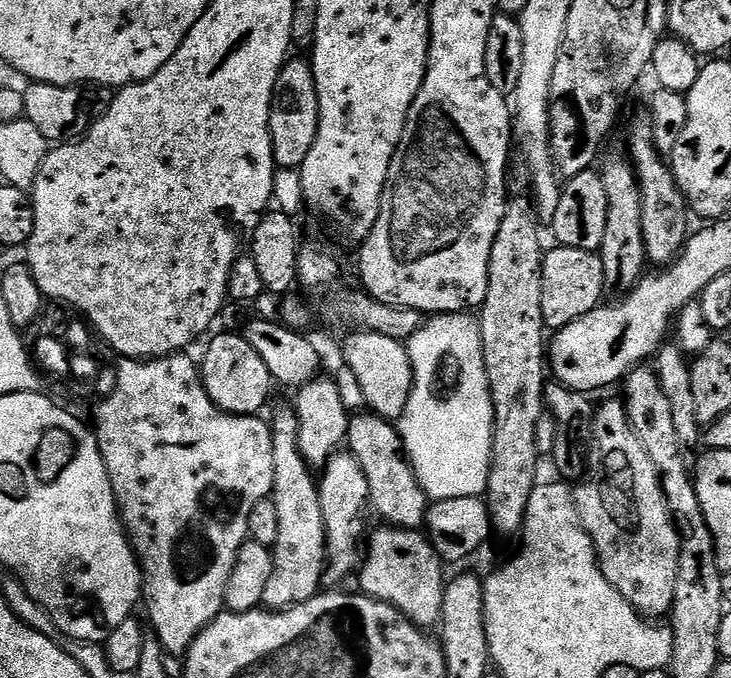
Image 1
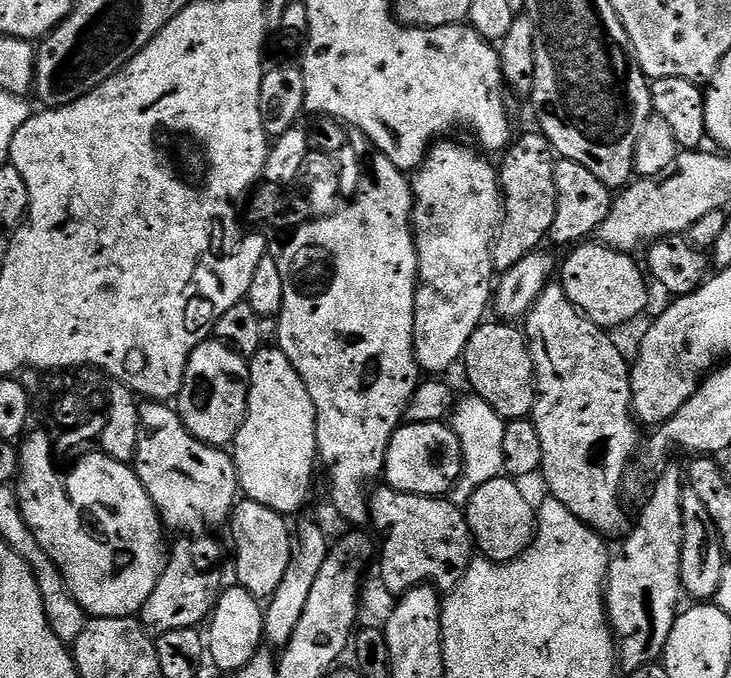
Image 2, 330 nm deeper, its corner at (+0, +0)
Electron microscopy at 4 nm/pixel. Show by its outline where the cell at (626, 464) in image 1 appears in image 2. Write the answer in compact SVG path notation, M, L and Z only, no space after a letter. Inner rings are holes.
M549 282L544 285L540 296L534 302L531 310L526 317L526 335L528 337L528 349L532 355L534 362L534 370L536 371L536 404L532 407L532 415L530 417L533 424L538 430L538 438L542 438L542 477L548 483L551 499L562 502L562 506L566 506L566 510L570 510L570 514L574 514L578 519L587 524L589 528L593 528L595 532L599 532L605 538L611 536L623 537L629 531L630 520L628 524L628 516L624 513L624 504L620 501L620 487L624 484L624 475L628 472L628 463L632 460L632 455L636 452L636 447L641 447L642 436L640 440L641 429L638 427L637 421L632 415L632 373L630 371L629 361L624 361L624 356L620 353L620 348L611 340L609 333L603 328L599 328L594 322L590 322L585 316L581 316L580 312L566 298L564 287L559 282Z

